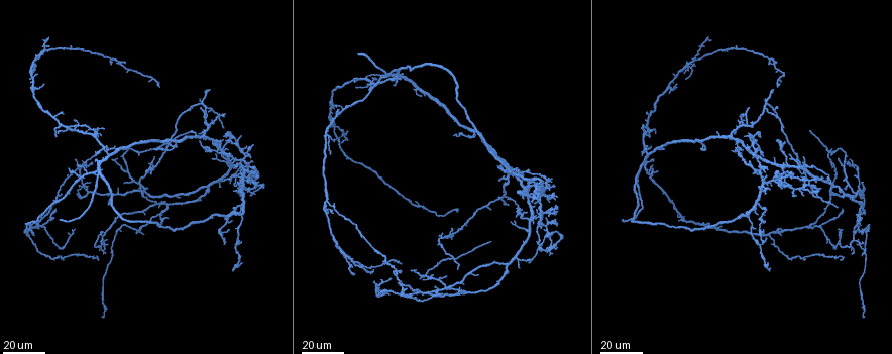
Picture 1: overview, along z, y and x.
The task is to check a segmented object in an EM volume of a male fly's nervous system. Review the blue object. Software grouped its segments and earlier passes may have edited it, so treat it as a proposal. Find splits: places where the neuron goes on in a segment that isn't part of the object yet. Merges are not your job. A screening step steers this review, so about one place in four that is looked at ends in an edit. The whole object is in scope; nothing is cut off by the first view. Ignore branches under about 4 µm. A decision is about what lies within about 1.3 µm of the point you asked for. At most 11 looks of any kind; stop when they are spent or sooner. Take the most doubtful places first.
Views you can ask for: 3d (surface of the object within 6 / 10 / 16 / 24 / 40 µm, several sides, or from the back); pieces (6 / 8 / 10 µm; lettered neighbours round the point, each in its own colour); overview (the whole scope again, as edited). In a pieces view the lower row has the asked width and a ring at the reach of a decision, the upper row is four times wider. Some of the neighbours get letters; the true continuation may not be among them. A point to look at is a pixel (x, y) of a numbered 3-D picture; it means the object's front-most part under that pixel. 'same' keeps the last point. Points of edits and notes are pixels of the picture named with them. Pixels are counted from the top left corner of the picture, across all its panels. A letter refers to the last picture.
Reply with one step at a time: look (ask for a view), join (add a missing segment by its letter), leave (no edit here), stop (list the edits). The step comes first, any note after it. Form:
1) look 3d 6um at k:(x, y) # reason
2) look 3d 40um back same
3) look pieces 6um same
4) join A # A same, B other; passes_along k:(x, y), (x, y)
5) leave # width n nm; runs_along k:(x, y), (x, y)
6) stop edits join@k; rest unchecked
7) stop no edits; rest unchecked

look 3d 40um at 1:(202, 108) # free end

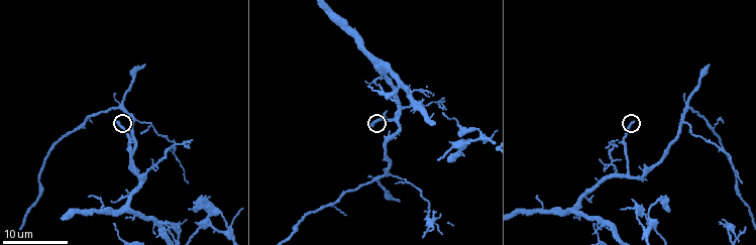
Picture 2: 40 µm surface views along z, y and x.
look pieces 8um at 2:(632, 120)

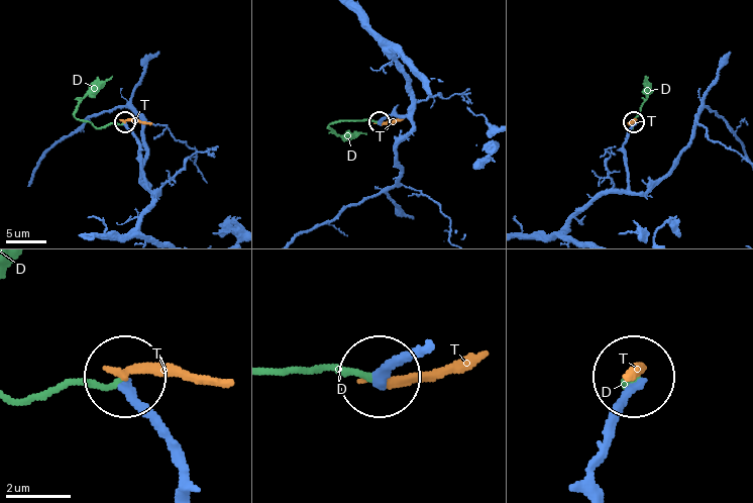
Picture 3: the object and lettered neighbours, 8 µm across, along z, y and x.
leave # width 270 nm; D other, T other; runs_along 3:(186, 483), (173, 434), (123, 380); no lettered segment goes on from it

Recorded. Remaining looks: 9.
look 3d 24um at 1:(55, 137) # an open end

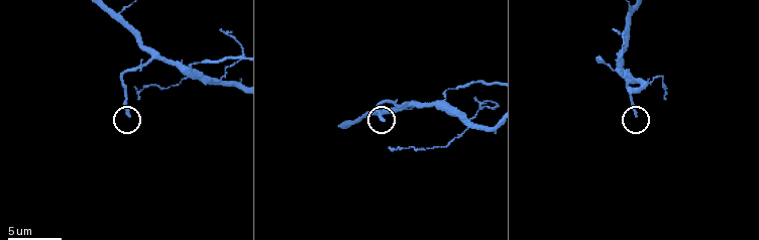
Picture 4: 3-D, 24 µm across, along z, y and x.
look pieces 10um at 4:(633, 114)

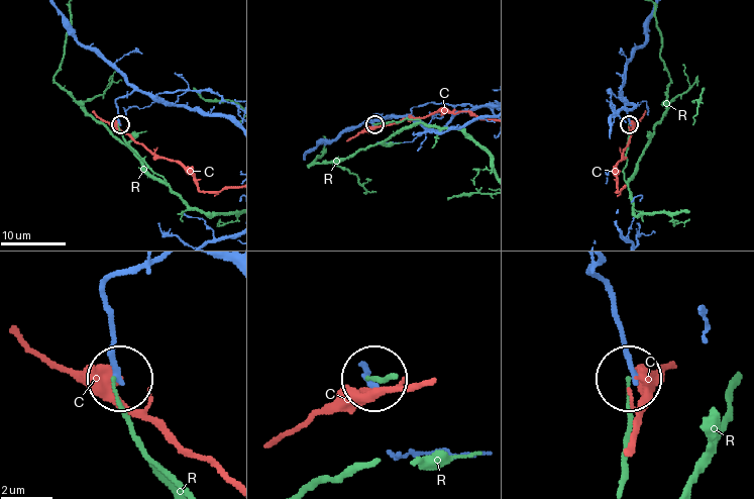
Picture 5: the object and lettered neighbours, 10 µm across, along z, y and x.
leave # C other, R other; runs_along 5:(131, 269), (111, 275), (105, 288), (118, 377); none of them fits

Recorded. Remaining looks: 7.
look 3d 24um at 1:(359, 54) # long arm stops here

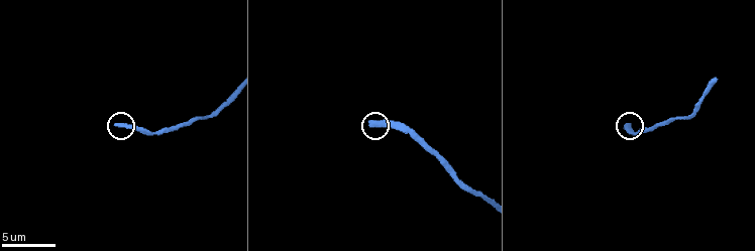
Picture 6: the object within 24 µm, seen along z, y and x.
look pieces 8um at 6:(119, 124)

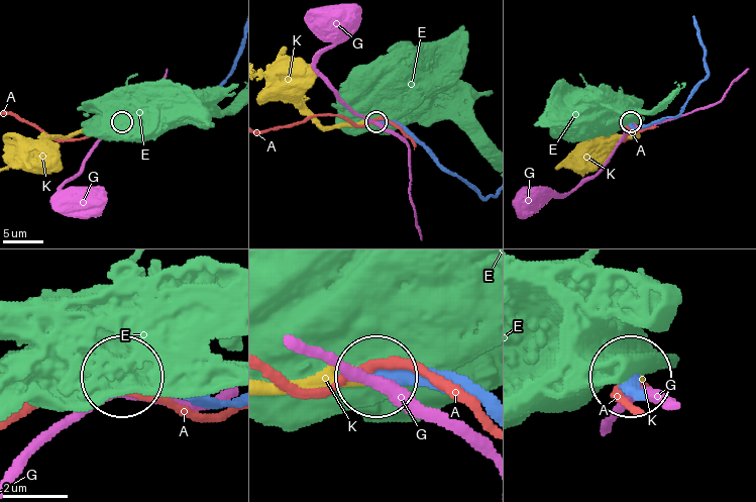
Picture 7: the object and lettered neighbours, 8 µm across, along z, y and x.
join K # A other, E other, G other, K same; the neuron continues

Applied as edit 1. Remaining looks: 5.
look overview # see it whole again

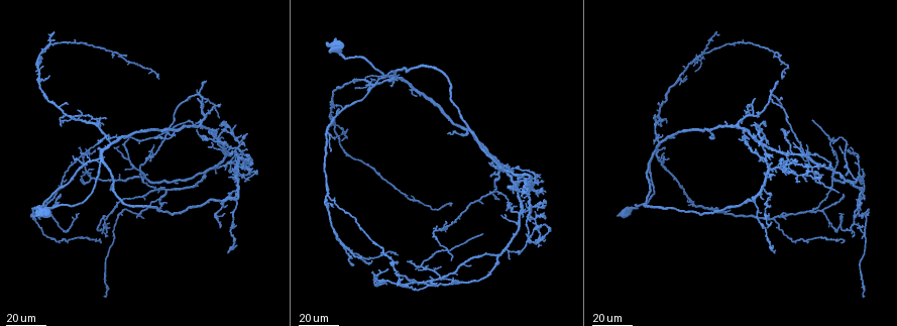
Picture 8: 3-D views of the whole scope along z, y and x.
look 3d 24um at 8:(812, 120) # branch stops here

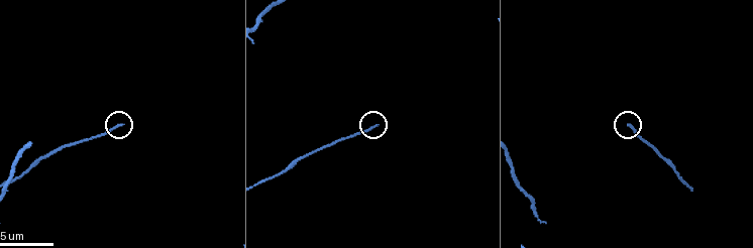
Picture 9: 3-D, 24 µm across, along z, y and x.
look pieces 10um at 9:(627, 124)

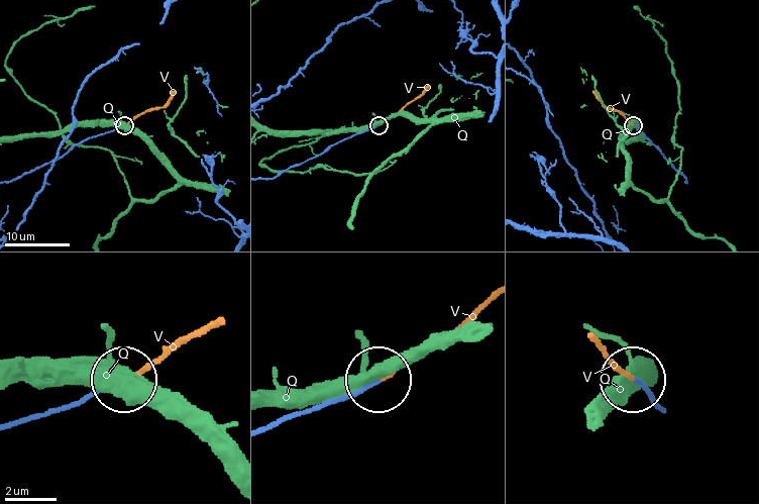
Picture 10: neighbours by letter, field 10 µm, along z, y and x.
join V # Q other, V same; the neuron continues

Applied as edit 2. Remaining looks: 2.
look 3d 24um at 1:(57, 208)

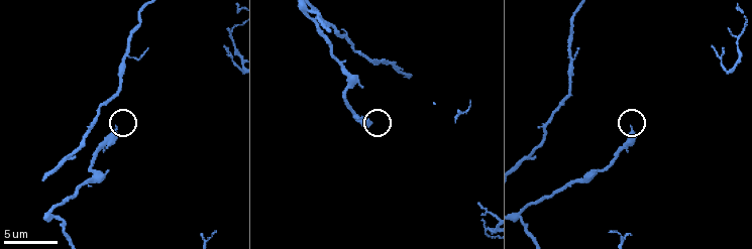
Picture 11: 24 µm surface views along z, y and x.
look pieces 10um at 11:(115, 127)

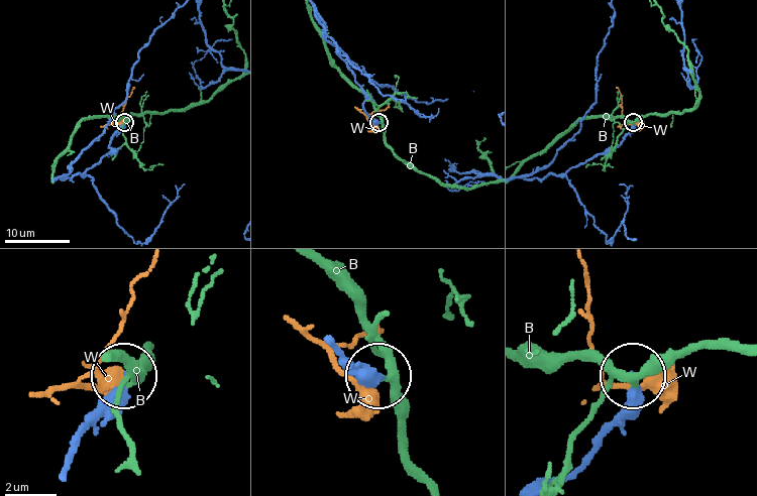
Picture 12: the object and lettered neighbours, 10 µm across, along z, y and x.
leave # B other, W other; no lettered segment goes on from it

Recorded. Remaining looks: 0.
stop edits join@7, join@10; rest unchecked

